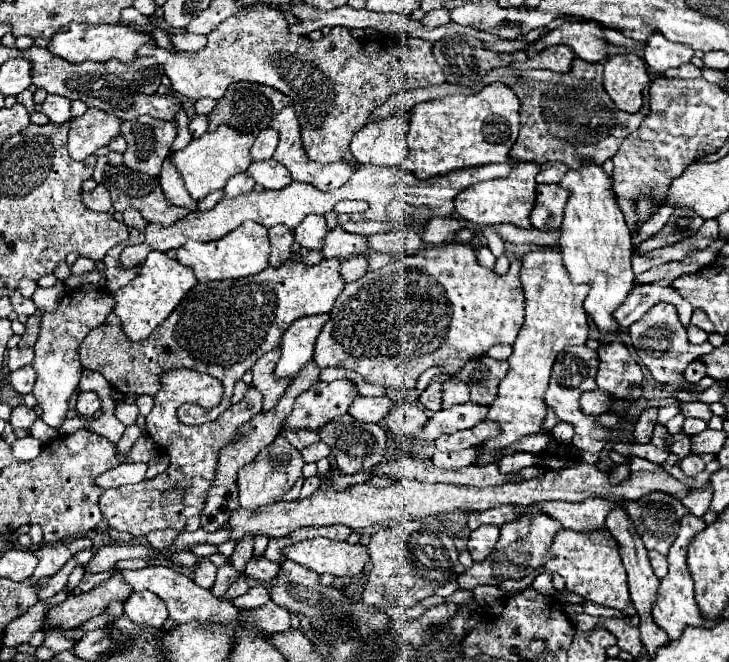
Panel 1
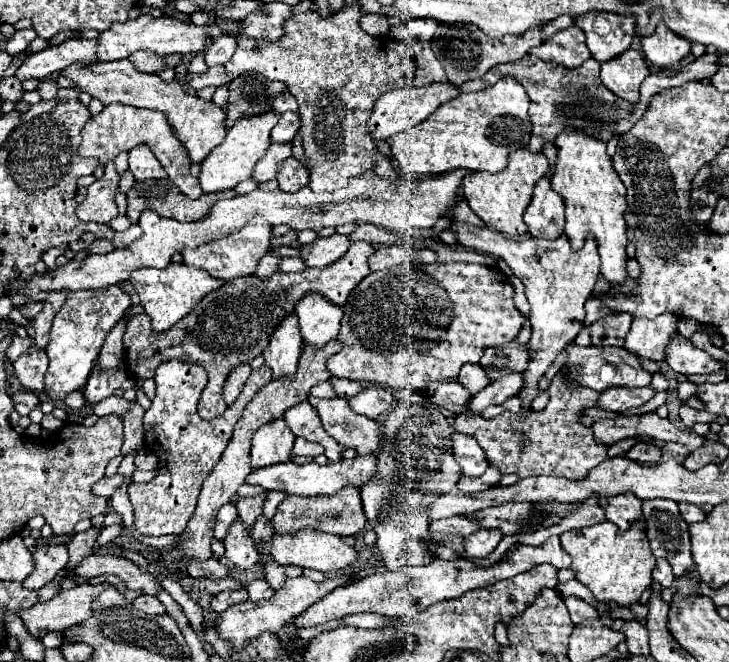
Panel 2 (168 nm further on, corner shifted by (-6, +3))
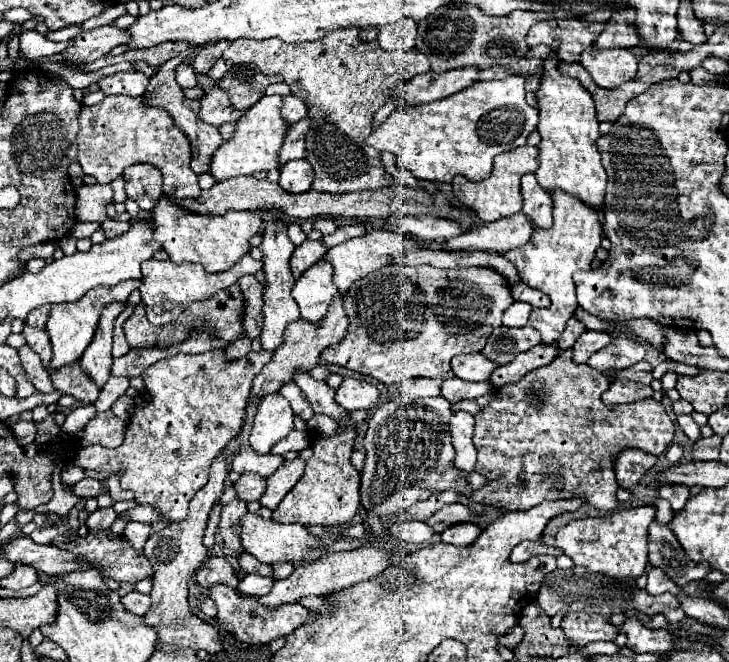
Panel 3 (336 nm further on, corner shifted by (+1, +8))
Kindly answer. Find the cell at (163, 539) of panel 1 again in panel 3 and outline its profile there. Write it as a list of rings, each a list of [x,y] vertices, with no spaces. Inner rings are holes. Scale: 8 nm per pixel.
[[[211,556],[203,568],[197,570],[195,580],[203,586],[203,588],[211,588],[215,584],[231,584],[233,588],[237,588],[239,578],[233,570],[233,566],[227,562],[227,558],[219,558],[219,556]]]

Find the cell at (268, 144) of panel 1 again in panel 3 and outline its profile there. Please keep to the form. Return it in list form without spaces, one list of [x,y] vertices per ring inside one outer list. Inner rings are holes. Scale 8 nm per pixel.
[[[289,94],[289,96],[283,98],[281,116],[283,116],[283,120],[291,126],[291,124],[295,124],[297,120],[303,120],[303,118],[307,116],[307,106],[305,106],[299,98],[295,98],[295,96]]]

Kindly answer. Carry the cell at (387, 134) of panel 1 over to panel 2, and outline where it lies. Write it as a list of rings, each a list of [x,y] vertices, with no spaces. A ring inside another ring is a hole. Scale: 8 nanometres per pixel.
[[[432,83],[432,85],[424,85],[424,87],[406,85],[402,89],[392,89],[376,101],[372,117],[368,121],[368,129],[374,137],[374,141],[386,141],[394,133],[400,133],[400,131],[406,131],[408,127],[420,125],[432,111],[436,111],[442,103],[452,101],[456,95],[458,95],[458,89],[452,83]]]

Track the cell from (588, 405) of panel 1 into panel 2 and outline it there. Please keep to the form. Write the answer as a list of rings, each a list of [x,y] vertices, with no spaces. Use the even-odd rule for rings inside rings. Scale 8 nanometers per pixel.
[[[612,387],[600,393],[598,407],[606,411],[626,411],[632,407],[640,407],[646,401],[654,397],[652,387],[642,387],[642,389],[624,389],[624,387]]]

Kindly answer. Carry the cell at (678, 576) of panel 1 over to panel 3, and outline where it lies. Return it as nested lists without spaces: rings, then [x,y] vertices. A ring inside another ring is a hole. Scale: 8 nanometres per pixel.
[[[665,486],[659,490],[659,496],[665,498],[675,512],[681,512],[685,508],[685,502],[689,500],[689,488],[687,486]]]

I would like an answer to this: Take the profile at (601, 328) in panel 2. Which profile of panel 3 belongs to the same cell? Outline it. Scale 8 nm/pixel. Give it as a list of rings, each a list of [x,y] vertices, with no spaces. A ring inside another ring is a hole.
[[[585,330],[579,338],[577,338],[577,342],[575,342],[575,346],[573,346],[573,360],[575,362],[587,362],[587,358],[593,354],[593,352],[597,352],[597,350],[601,350],[605,344],[609,344],[613,340],[613,336],[611,334],[607,334],[607,332],[597,332],[597,330]]]

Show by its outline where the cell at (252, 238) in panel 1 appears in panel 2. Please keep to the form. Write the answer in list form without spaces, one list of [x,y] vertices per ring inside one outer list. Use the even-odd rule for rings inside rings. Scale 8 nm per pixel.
[[[256,215],[254,219],[250,219],[242,229],[234,231],[232,235],[224,237],[224,239],[216,239],[216,241],[210,241],[210,243],[204,243],[196,249],[188,249],[188,251],[182,251],[182,257],[184,257],[184,265],[190,265],[190,267],[198,267],[198,269],[204,269],[208,271],[212,277],[216,279],[222,279],[222,281],[232,281],[236,277],[244,277],[244,275],[252,275],[256,271],[256,265],[258,261],[268,253],[270,249],[270,235],[272,235],[272,225]]]

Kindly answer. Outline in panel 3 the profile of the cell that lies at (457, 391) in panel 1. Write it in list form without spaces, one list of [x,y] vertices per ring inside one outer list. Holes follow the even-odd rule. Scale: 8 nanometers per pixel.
[[[481,352],[477,354],[461,354],[451,360],[451,370],[457,378],[467,382],[483,382],[491,376],[491,372],[497,366],[489,358],[485,358]]]

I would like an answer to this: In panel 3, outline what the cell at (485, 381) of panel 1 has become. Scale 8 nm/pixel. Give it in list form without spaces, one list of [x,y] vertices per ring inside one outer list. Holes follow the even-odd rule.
[[[501,326],[489,336],[489,340],[481,352],[489,360],[493,360],[497,366],[503,366],[503,364],[511,362],[517,354],[537,346],[539,342],[541,342],[541,336],[531,326],[523,326],[523,328]]]

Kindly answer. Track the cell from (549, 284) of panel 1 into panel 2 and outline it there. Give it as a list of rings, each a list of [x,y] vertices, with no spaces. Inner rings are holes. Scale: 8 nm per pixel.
[[[450,223],[450,231],[456,233],[456,243],[478,251],[478,253],[492,253],[504,259],[514,275],[526,287],[526,299],[530,303],[530,323],[532,323],[532,361],[524,371],[524,387],[520,389],[520,399],[524,403],[522,415],[528,415],[530,401],[538,395],[538,381],[554,363],[556,355],[578,335],[584,321],[584,303],[592,295],[600,273],[600,255],[596,253],[596,239],[592,235],[586,237],[586,243],[580,251],[570,247],[566,233],[558,239],[508,239],[506,235],[492,231],[488,227],[476,227],[470,223]]]

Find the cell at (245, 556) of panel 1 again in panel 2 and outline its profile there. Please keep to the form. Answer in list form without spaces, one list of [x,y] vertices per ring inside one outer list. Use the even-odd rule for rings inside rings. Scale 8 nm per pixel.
[[[260,493],[260,495],[254,495],[254,497],[238,497],[236,499],[236,509],[238,509],[238,515],[242,517],[244,525],[252,527],[256,517],[262,515],[262,505],[264,505],[264,499],[266,499],[266,493]]]

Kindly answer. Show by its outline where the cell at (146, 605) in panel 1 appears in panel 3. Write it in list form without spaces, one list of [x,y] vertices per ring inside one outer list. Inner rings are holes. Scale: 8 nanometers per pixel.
[[[129,592],[127,596],[123,596],[121,598],[121,602],[123,602],[123,606],[127,608],[127,610],[131,610],[131,612],[137,612],[137,614],[145,614],[147,610],[149,610],[149,604],[151,604],[151,598],[149,596],[145,596],[145,594],[139,594],[139,592]]]

